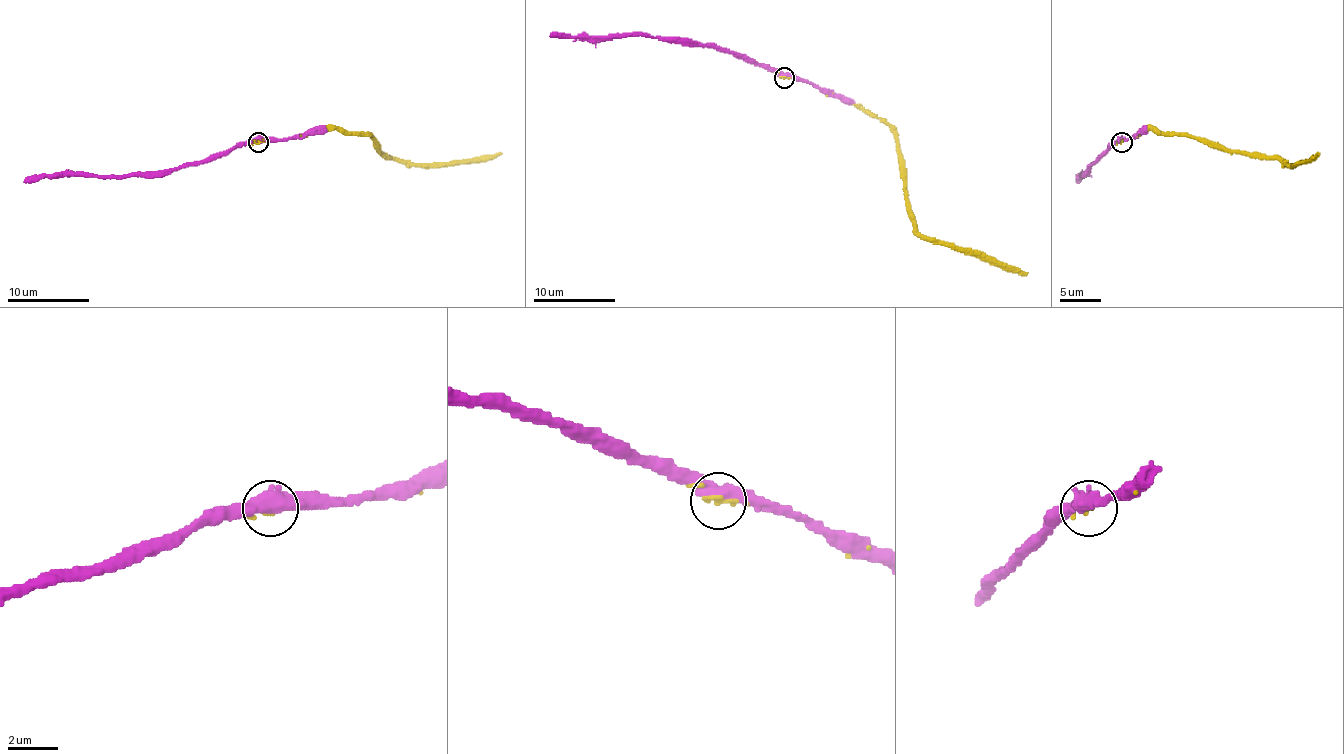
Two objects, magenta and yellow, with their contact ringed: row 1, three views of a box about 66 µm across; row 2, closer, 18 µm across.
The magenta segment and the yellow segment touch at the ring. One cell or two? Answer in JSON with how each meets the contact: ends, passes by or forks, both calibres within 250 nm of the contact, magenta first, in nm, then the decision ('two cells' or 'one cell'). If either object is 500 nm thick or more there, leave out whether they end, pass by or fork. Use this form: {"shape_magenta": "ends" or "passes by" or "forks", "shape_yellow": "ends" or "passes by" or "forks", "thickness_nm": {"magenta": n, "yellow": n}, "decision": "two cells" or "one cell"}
{"shape_magenta": "forks", "shape_yellow": "ends", "thickness_nm": {"magenta": 400, "yellow": 280}, "decision": "one cell"}

